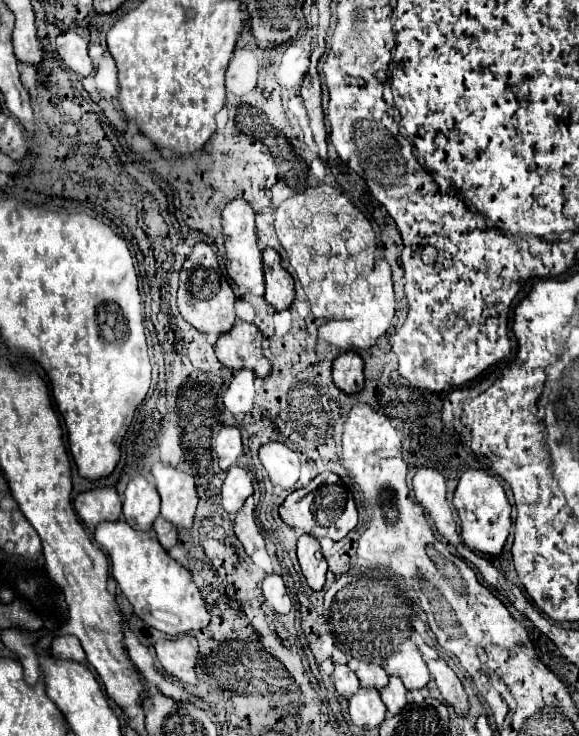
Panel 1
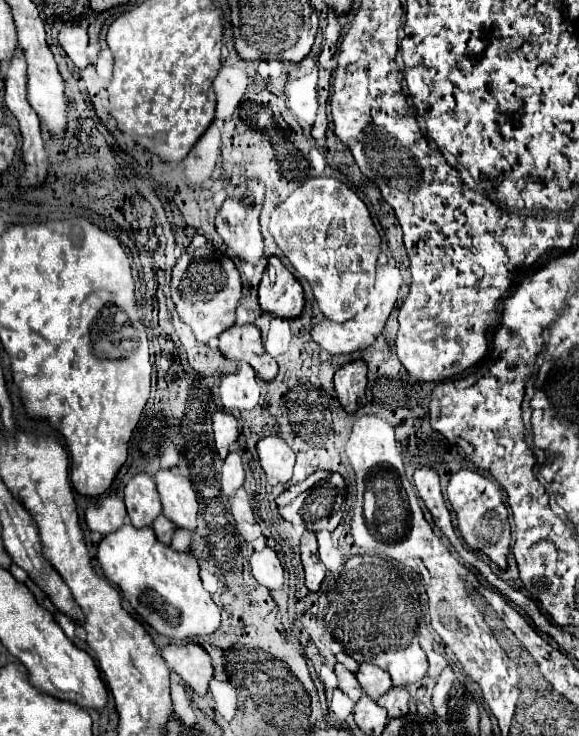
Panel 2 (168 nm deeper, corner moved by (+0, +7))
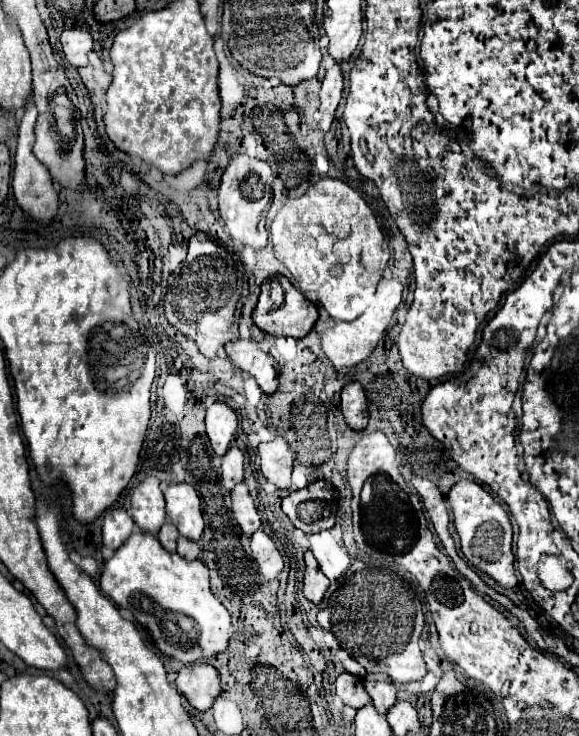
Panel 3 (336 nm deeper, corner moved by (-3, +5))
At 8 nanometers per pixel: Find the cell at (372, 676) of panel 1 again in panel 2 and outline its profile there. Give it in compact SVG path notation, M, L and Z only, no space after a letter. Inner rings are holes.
M359 663L359 669L357 669L357 679L363 687L363 691L373 699L377 701L389 687L391 687L391 677L387 671L383 671L381 667L375 667L371 663Z

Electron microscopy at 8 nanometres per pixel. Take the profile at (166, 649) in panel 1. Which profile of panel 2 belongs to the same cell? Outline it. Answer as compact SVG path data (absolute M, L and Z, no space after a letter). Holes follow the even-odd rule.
M175 641L161 649L169 669L173 669L195 693L203 695L213 677L213 665L207 651L195 641Z

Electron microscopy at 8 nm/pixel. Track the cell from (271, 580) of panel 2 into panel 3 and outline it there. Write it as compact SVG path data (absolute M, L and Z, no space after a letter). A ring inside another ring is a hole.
M256 531L250 539L252 539L252 545L250 545L252 557L256 559L260 573L268 579L276 579L284 567L284 561L282 561L280 551L276 549L274 541L264 531Z

